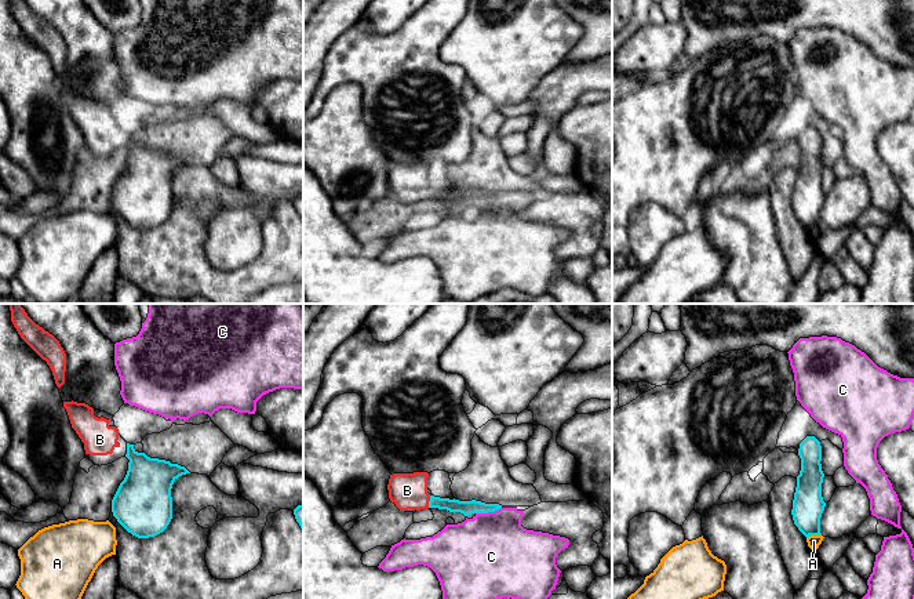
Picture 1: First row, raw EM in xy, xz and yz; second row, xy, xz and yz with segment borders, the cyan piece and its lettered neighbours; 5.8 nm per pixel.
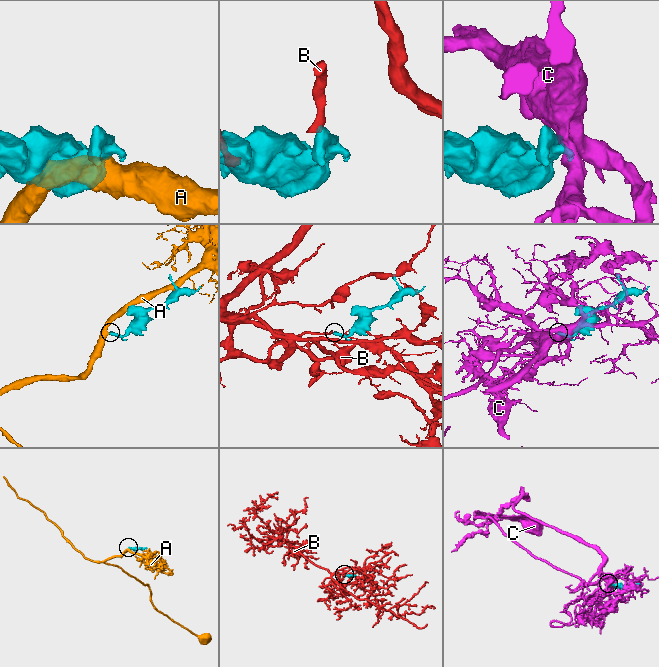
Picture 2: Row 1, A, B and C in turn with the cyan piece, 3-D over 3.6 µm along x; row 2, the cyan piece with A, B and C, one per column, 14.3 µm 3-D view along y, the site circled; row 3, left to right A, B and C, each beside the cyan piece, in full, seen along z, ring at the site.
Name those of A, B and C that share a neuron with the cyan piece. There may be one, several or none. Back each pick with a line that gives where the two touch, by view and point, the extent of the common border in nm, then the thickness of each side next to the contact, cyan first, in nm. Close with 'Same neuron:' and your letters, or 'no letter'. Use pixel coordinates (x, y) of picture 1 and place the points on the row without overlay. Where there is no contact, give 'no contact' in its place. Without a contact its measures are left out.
B: contact xz (429, 192); length 70 nm; calibres 80 and 200 nm
Same neuron: B

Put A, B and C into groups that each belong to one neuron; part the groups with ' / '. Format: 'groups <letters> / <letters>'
groups A / B / C

